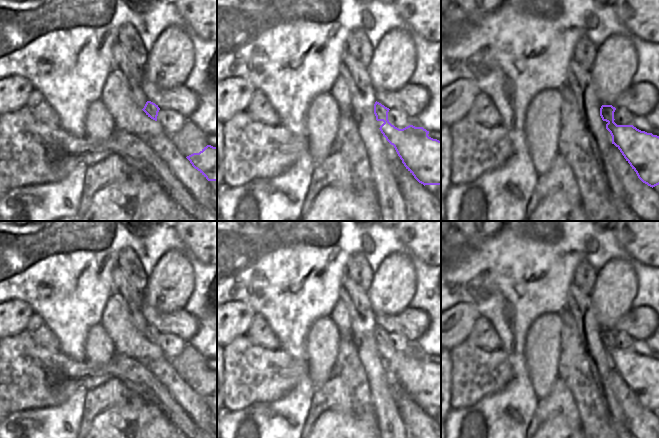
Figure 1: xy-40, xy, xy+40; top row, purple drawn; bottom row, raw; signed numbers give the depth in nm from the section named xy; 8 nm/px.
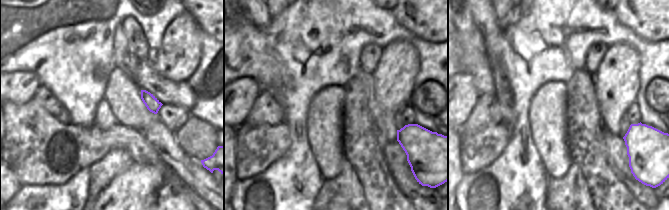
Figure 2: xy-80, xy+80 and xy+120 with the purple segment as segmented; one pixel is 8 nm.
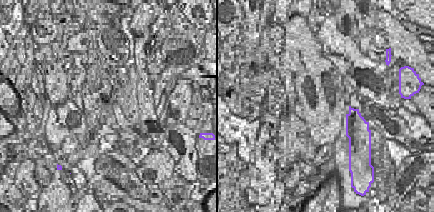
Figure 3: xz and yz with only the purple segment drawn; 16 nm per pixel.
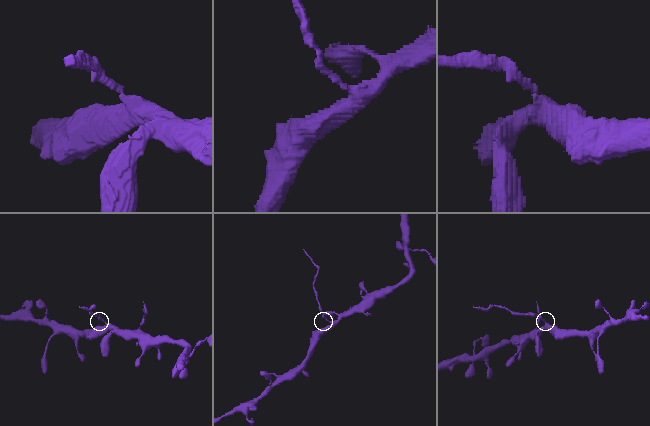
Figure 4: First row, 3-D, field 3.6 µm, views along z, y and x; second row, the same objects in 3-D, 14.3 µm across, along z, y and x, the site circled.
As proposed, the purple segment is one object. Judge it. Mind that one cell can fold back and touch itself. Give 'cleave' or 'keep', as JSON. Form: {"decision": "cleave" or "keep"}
{"decision": "cleave"}

